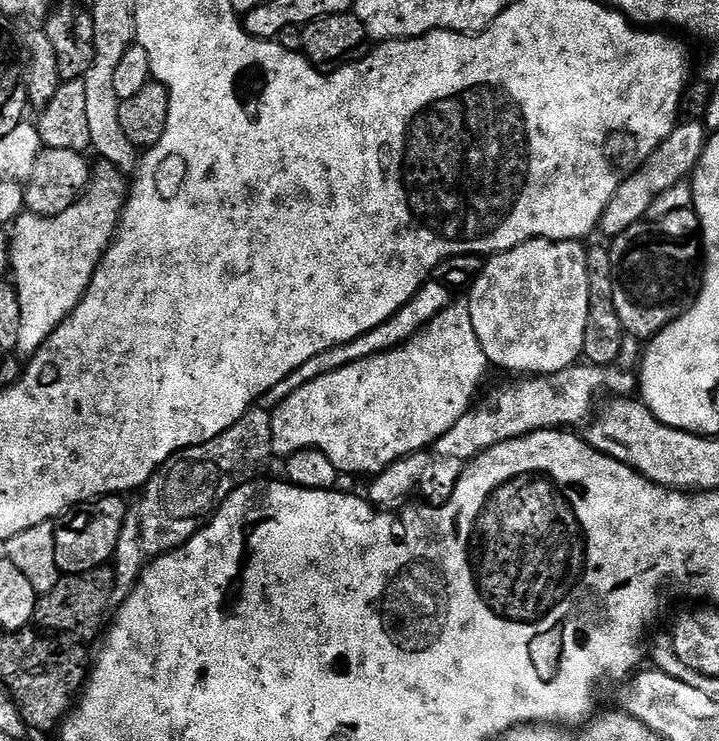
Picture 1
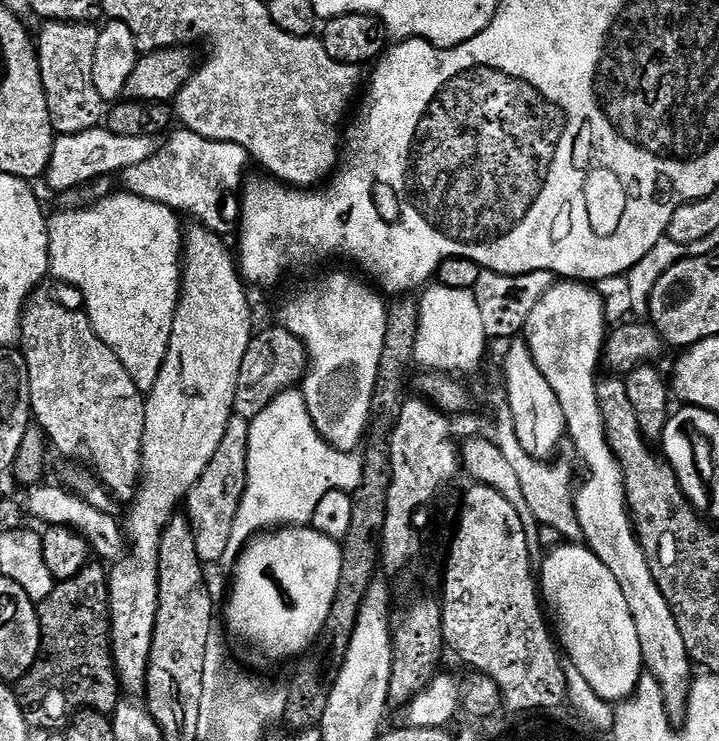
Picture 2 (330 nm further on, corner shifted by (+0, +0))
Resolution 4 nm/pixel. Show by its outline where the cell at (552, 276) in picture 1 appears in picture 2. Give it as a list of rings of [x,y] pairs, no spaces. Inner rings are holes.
[[[556,282],[546,294],[542,295],[541,301],[530,312],[522,336],[530,354],[534,354],[534,362],[538,370],[546,374],[546,382],[550,382],[550,390],[558,394],[558,402],[564,407],[567,439],[570,444],[572,440],[581,462],[584,463],[585,470],[588,471],[588,477],[581,484],[579,481],[575,489],[576,512],[578,522],[584,530],[584,540],[587,547],[592,549],[592,553],[604,563],[606,570],[610,570],[610,574],[618,578],[618,586],[622,586],[622,594],[626,594],[626,602],[630,606],[630,612],[634,614],[634,626],[638,626],[638,642],[642,646],[645,669],[660,683],[667,715],[674,718],[676,715],[679,717],[687,709],[688,694],[692,691],[694,679],[694,665],[691,657],[688,656],[686,638],[682,638],[682,630],[678,630],[678,622],[654,578],[652,567],[648,565],[648,559],[640,545],[640,538],[632,526],[632,517],[628,514],[624,475],[615,454],[610,450],[608,436],[604,433],[605,413],[600,412],[602,399],[596,393],[598,387],[596,367],[601,367],[606,339],[604,328],[606,328],[606,321],[603,302],[597,291],[582,282]]]

